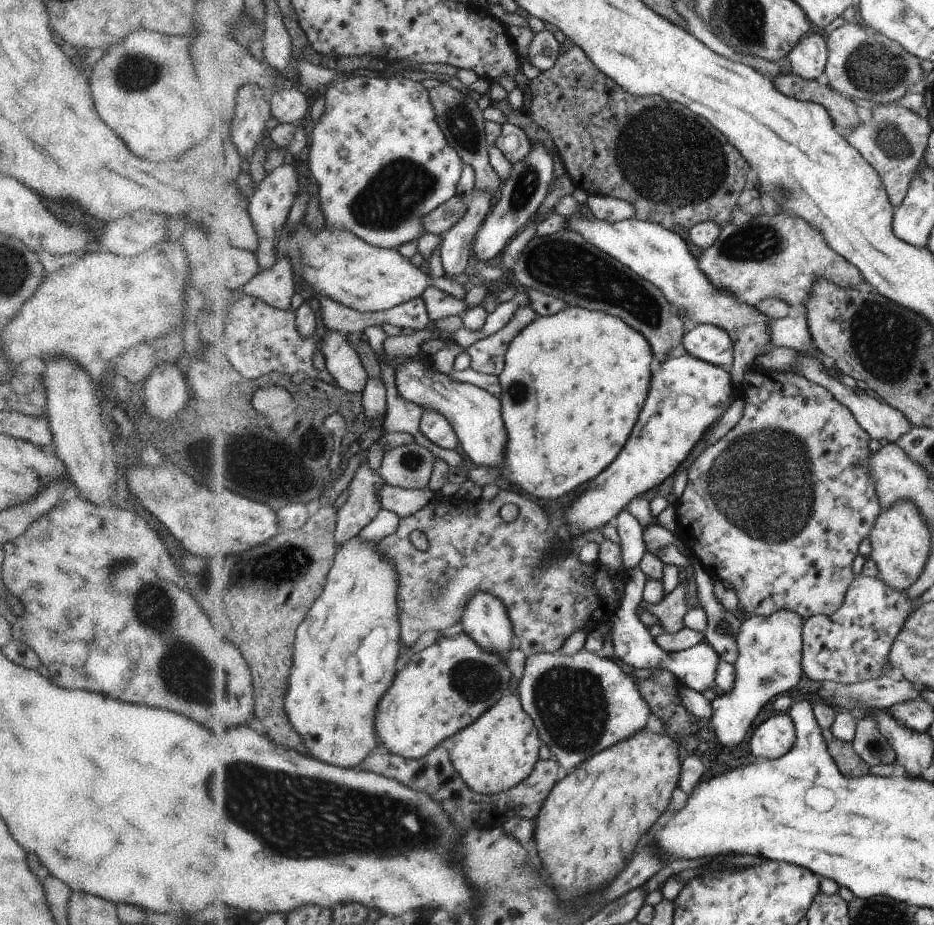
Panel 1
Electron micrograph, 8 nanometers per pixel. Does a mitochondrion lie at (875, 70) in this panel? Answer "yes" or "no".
yes

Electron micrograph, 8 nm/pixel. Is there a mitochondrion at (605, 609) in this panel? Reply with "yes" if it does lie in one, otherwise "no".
no

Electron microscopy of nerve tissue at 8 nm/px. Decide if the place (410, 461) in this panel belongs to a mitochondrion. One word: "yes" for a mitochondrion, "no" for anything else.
yes

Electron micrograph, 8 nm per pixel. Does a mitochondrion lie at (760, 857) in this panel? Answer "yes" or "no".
no

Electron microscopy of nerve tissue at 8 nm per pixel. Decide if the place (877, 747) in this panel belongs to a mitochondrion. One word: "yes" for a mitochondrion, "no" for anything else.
yes

